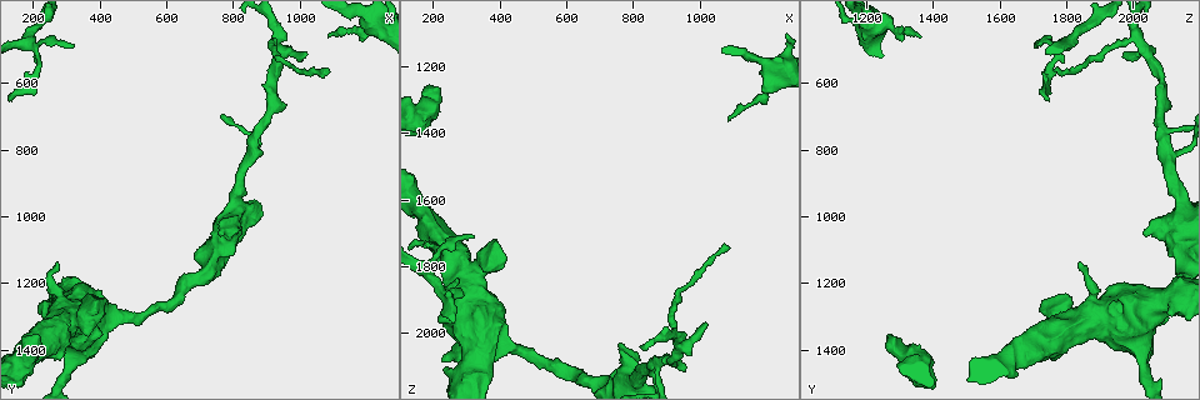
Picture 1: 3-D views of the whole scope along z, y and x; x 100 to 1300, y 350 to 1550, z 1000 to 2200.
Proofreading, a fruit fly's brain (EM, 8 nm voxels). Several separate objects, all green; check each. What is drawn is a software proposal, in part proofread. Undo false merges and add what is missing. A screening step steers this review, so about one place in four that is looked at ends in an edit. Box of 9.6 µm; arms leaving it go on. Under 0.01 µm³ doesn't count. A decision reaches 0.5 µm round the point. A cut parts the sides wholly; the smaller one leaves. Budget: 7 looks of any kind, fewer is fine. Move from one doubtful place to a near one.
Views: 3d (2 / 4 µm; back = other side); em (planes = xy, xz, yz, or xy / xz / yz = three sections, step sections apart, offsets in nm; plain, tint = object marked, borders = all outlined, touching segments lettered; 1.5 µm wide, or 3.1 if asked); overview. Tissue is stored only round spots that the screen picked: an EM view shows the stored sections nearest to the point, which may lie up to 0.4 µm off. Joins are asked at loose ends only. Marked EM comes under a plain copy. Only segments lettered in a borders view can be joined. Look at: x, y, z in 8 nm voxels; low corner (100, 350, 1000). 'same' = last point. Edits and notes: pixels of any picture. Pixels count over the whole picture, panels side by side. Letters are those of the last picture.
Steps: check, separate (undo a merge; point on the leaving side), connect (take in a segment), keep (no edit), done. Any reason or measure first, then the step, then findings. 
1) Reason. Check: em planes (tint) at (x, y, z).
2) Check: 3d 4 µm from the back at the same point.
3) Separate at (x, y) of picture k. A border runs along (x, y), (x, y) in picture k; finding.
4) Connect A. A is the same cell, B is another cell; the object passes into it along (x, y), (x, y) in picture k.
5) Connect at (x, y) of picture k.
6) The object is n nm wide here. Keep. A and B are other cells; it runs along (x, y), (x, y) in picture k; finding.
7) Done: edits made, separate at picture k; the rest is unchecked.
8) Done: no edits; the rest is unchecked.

Tapers out. Check: em planes (borders) at (310, 490, 1720).

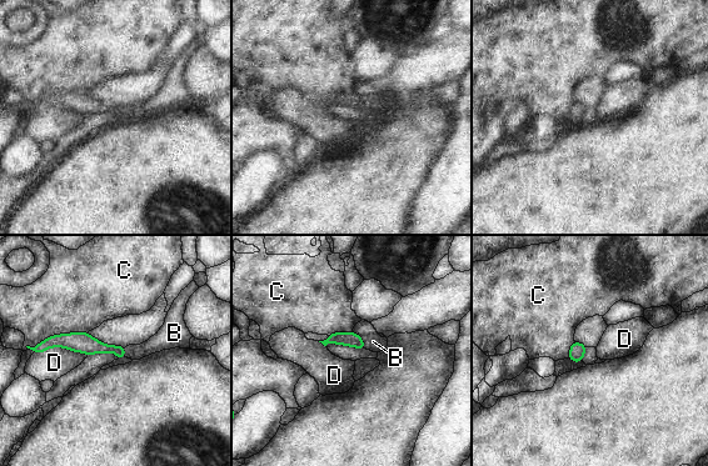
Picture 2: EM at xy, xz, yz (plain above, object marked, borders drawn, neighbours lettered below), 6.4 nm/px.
The longest contact is with C, 420 nm. Connect B. B is the same cell, C and D are other cells; the object passes into it along (348, 339), (362, 339), (373, 341) in picture 2; the neuron continues.

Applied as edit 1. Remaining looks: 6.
Check: overview.

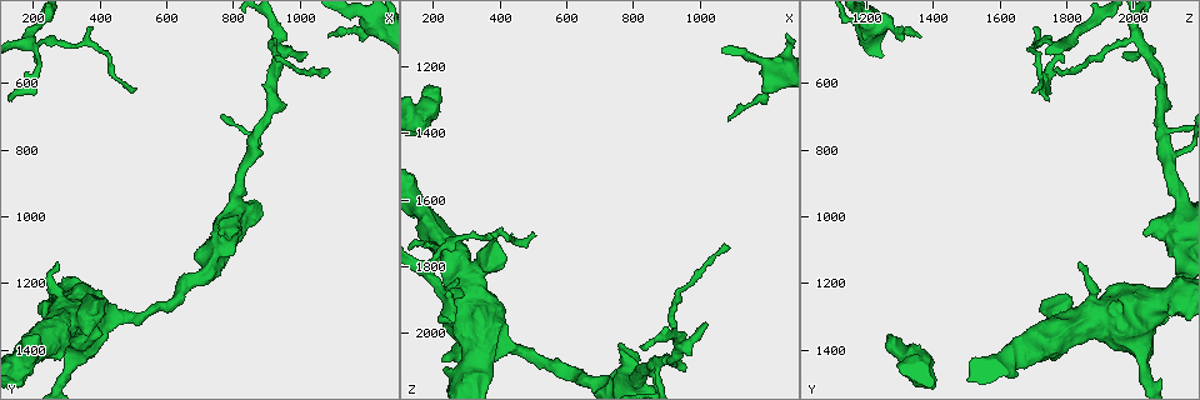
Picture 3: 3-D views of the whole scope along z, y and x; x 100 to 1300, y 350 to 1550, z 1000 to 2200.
Tapers out. Check: em planes (borders) at (1090, 560, 1740).

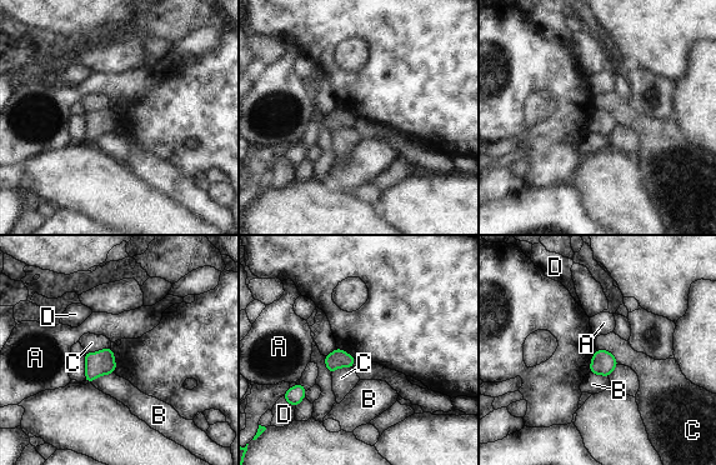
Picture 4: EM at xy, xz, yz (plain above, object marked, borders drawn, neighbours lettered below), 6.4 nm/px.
Keep. A, B, C and D are other cells; a border runs along (110, 346), (85, 353) in picture 4; no lettered segment goes on from it.

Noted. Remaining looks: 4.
Done: edits made, connect at picture 2; the rest is unchecked.

